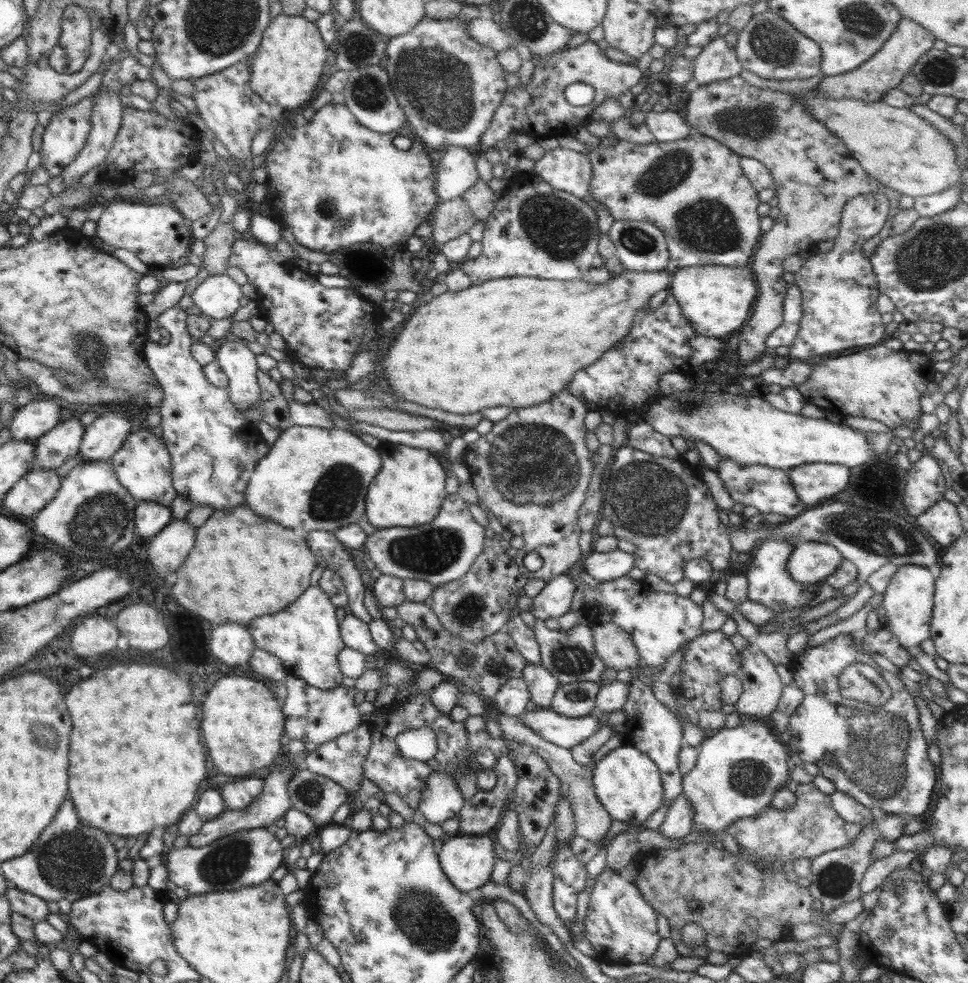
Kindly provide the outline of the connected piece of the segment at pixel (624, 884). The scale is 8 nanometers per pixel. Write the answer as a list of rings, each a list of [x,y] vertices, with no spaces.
[[[607,866],[597,876],[589,898],[583,923],[585,937],[596,952],[596,961],[642,964],[656,952],[661,940],[656,928],[656,911],[644,901],[633,882]]]

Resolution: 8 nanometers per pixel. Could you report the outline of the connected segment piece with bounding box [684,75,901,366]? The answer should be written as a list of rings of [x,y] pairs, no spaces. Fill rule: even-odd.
[[[738,75],[707,85],[696,85],[695,89],[691,89],[684,117],[694,132],[717,140],[740,157],[762,162],[775,181],[777,193],[775,197],[779,201],[778,208],[781,211],[781,217],[774,220],[770,231],[762,234],[760,247],[753,253],[754,262],[752,262],[750,270],[756,282],[757,298],[753,303],[751,316],[746,320],[744,327],[741,327],[736,333],[740,340],[737,349],[739,362],[744,366],[749,365],[760,359],[764,352],[766,337],[783,321],[783,300],[787,294],[787,286],[783,278],[785,274],[784,259],[791,254],[797,254],[798,251],[808,249],[808,246],[812,246],[812,244],[822,242],[822,240],[835,239],[839,233],[841,215],[846,203],[865,193],[880,193],[884,194],[889,201],[889,218],[886,225],[877,234],[866,240],[863,245],[864,256],[869,260],[869,256],[876,250],[878,243],[892,234],[893,218],[901,210],[901,195],[897,190],[883,186],[871,178],[847,150],[842,139],[832,135],[826,126],[818,122],[801,102],[796,101],[794,94],[783,96],[780,91],[750,85]]]

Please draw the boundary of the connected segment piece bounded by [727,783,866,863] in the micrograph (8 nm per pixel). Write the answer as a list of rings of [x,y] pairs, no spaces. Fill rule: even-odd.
[[[814,783],[799,784],[795,792],[796,802],[786,810],[767,807],[756,817],[736,819],[728,825],[727,831],[739,842],[748,857],[758,856],[766,861],[782,860],[793,862],[797,858],[820,856],[829,850],[840,849],[854,842],[860,836],[866,821],[851,823],[842,819],[832,807],[831,794],[826,794]]]

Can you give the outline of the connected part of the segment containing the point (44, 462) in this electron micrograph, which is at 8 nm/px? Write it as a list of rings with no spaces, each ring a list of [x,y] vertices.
[[[79,417],[63,419],[56,427],[37,438],[35,457],[31,468],[56,470],[68,458],[79,454],[79,448],[86,432]]]

